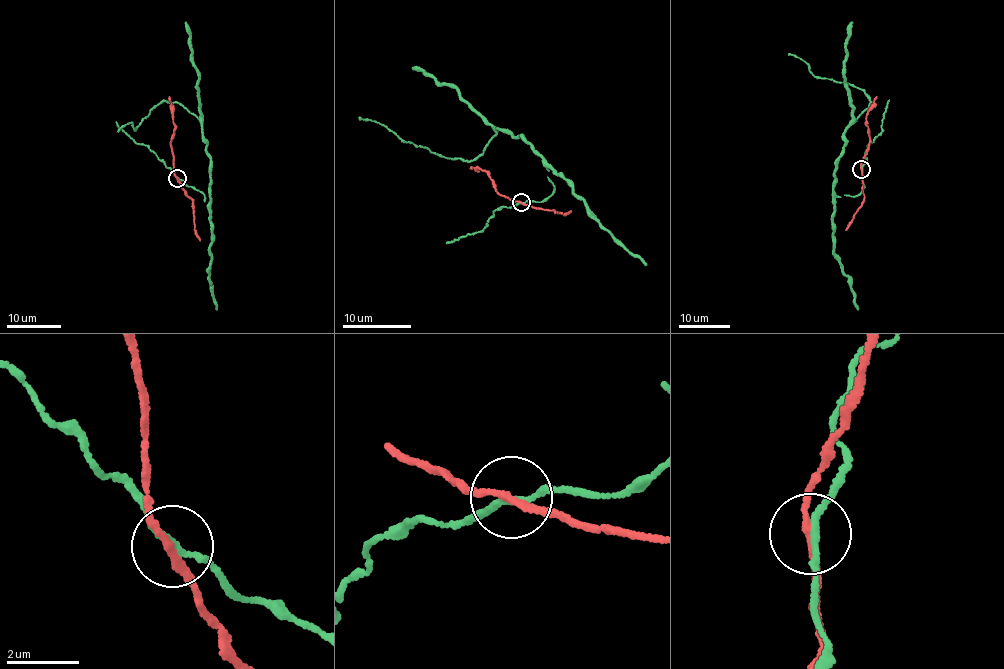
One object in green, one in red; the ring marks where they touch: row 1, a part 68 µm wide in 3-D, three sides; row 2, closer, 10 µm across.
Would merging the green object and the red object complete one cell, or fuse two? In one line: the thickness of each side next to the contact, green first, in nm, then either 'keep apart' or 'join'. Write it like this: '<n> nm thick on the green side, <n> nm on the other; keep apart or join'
180 nm thick on the green side, 180 nm on the other; keep apart

